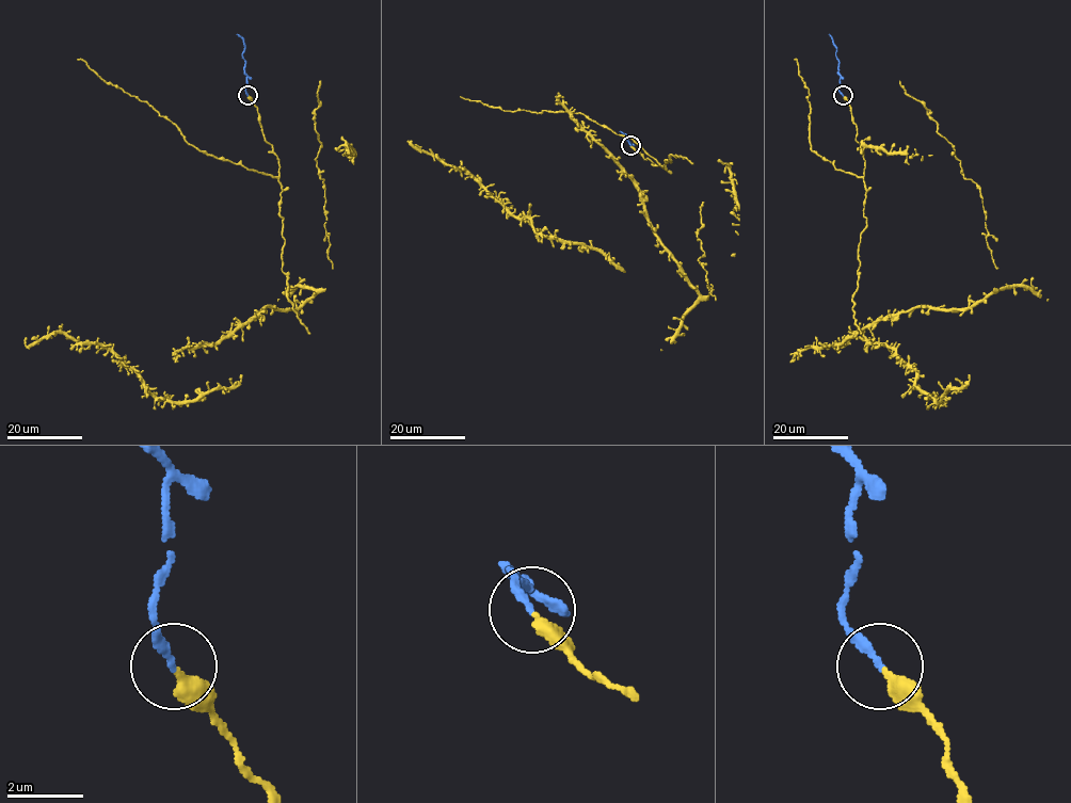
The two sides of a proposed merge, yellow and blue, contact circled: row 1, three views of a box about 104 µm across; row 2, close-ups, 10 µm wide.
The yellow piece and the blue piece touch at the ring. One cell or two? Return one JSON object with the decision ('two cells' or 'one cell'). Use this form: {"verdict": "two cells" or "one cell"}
{"verdict": "one cell"}

